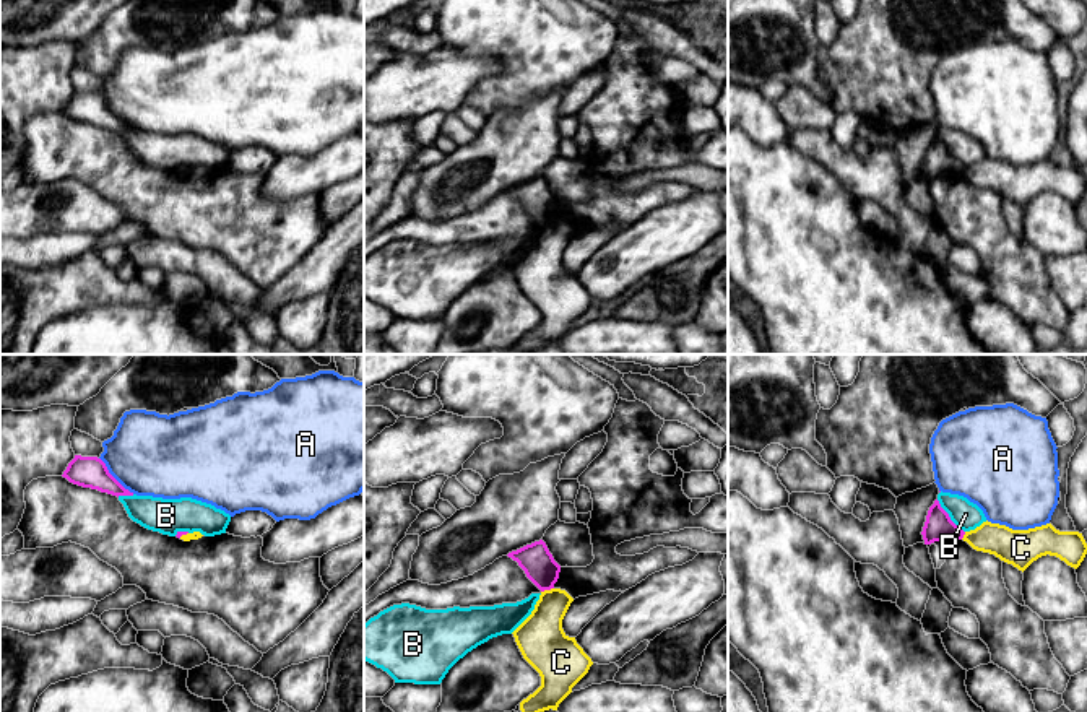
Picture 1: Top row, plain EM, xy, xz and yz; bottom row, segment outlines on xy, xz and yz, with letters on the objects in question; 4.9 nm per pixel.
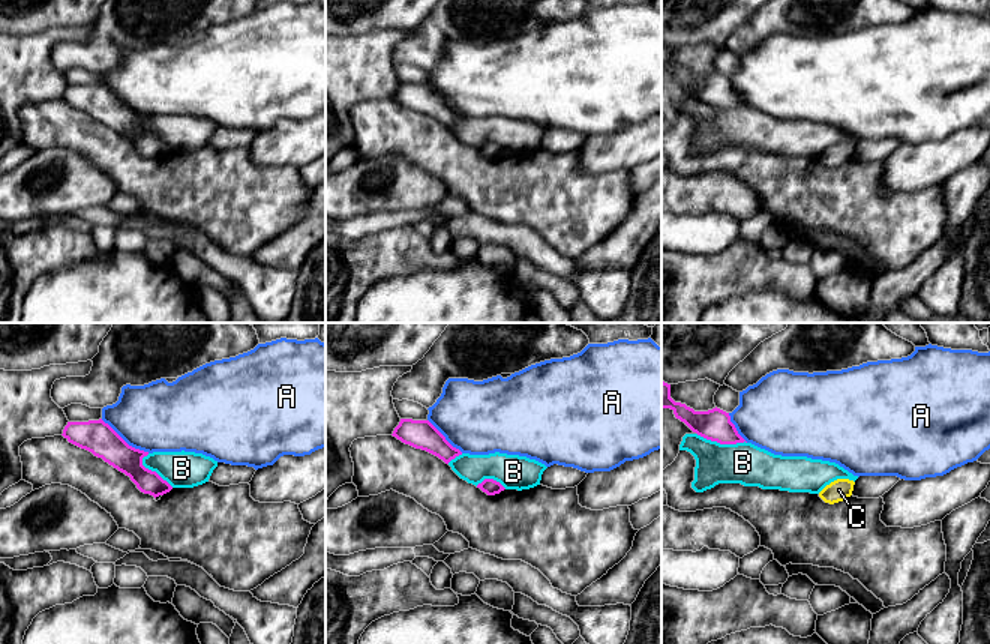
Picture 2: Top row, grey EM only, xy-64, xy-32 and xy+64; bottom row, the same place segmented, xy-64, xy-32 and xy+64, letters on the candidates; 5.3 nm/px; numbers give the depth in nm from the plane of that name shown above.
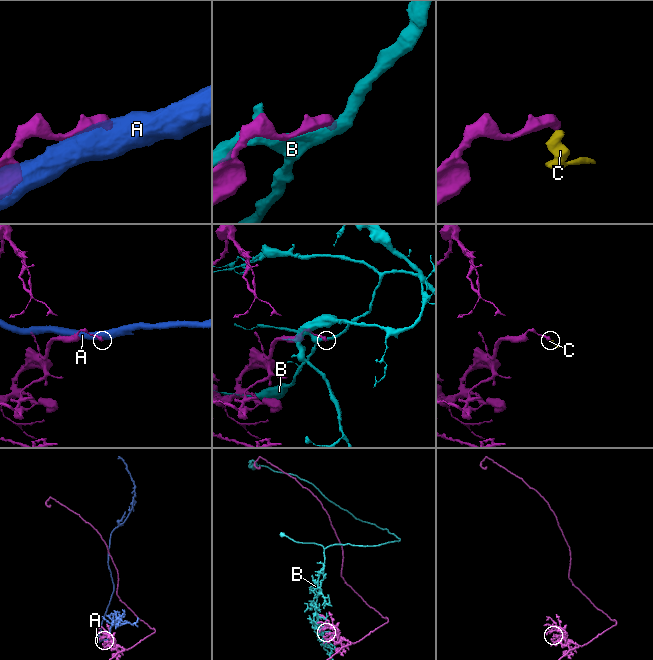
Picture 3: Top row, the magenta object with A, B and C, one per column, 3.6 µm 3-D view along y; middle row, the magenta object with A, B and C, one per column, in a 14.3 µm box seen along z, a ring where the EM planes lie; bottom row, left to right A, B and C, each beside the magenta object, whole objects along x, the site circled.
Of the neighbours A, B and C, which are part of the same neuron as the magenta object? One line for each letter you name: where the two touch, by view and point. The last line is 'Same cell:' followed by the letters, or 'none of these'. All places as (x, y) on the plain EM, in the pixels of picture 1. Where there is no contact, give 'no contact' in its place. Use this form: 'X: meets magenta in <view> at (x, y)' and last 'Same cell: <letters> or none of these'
Same cell: none of these

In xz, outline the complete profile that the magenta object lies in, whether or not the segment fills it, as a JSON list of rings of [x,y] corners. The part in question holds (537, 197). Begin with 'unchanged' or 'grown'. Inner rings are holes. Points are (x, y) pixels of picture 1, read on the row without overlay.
unchanged | [[[543,176],[507,190],[525,206],[526,213],[541,226],[554,224],[561,202],[554,197]]]

